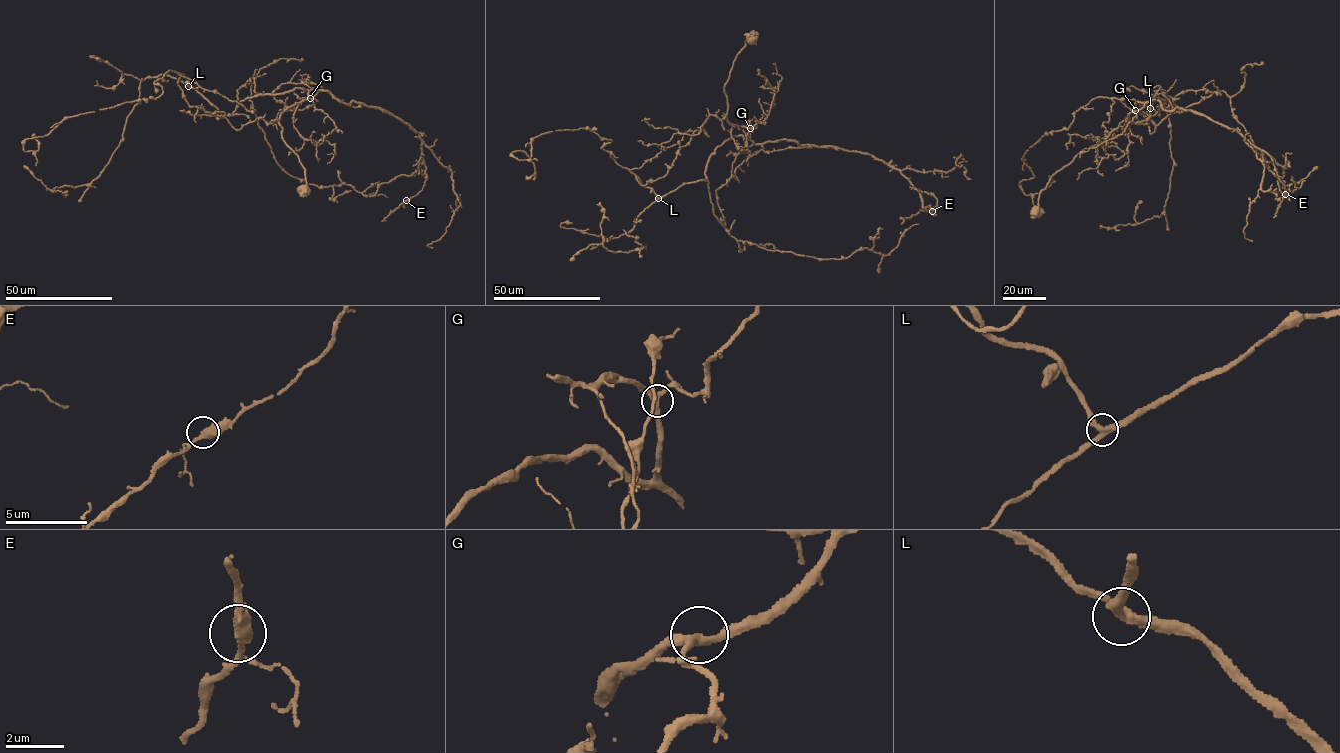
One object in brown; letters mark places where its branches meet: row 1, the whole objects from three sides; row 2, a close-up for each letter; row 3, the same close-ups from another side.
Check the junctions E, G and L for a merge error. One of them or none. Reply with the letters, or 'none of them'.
none of them

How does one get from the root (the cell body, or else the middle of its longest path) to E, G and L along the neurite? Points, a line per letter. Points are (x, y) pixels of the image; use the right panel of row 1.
E: (1037, 209), (1053, 175), (1158, 99), (1165, 109), (1192, 110), (1236, 130), (1270, 156), (1285, 194)
G: (1037, 209), (1039, 192), (1053, 175), (1084, 150), (1102, 142), (1135, 110)
L: (1037, 209), (1053, 175), (1145, 102), (1135, 101), (1153, 132), (1150, 108)

